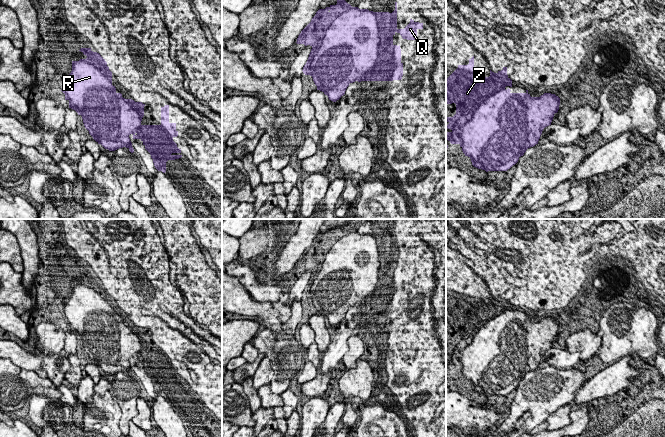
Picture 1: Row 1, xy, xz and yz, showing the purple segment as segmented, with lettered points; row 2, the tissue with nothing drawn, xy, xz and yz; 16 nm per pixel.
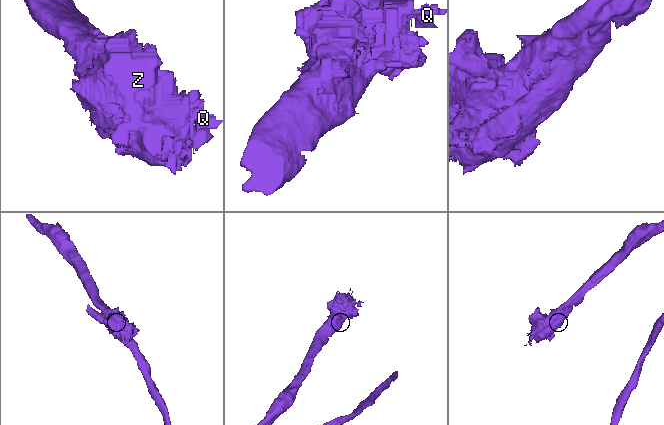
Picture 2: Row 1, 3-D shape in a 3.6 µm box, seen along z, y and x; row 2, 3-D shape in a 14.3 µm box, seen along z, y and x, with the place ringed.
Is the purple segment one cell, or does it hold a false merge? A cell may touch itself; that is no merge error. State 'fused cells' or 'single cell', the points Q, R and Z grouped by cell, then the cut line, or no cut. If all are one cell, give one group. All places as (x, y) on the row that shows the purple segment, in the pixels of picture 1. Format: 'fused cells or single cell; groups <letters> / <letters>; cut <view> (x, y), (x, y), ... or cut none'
single cell; groups Q R Z; cut none

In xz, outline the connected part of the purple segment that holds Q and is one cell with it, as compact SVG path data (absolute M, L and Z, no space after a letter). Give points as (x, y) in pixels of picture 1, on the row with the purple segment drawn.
M337 0L336 5L319 9L297 38L297 44L312 47L302 71L305 75L310 75L317 90L333 102L339 100L349 84L355 81L401 80L401 49L400 45L393 44L393 36L397 32L403 39L416 40L418 29L423 29L423 23L412 19L404 29L397 28L397 2L395 10L389 13L359 9L345 0Z

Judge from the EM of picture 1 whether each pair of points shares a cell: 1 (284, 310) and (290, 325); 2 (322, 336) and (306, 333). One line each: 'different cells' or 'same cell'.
1: different cells
2: different cells

